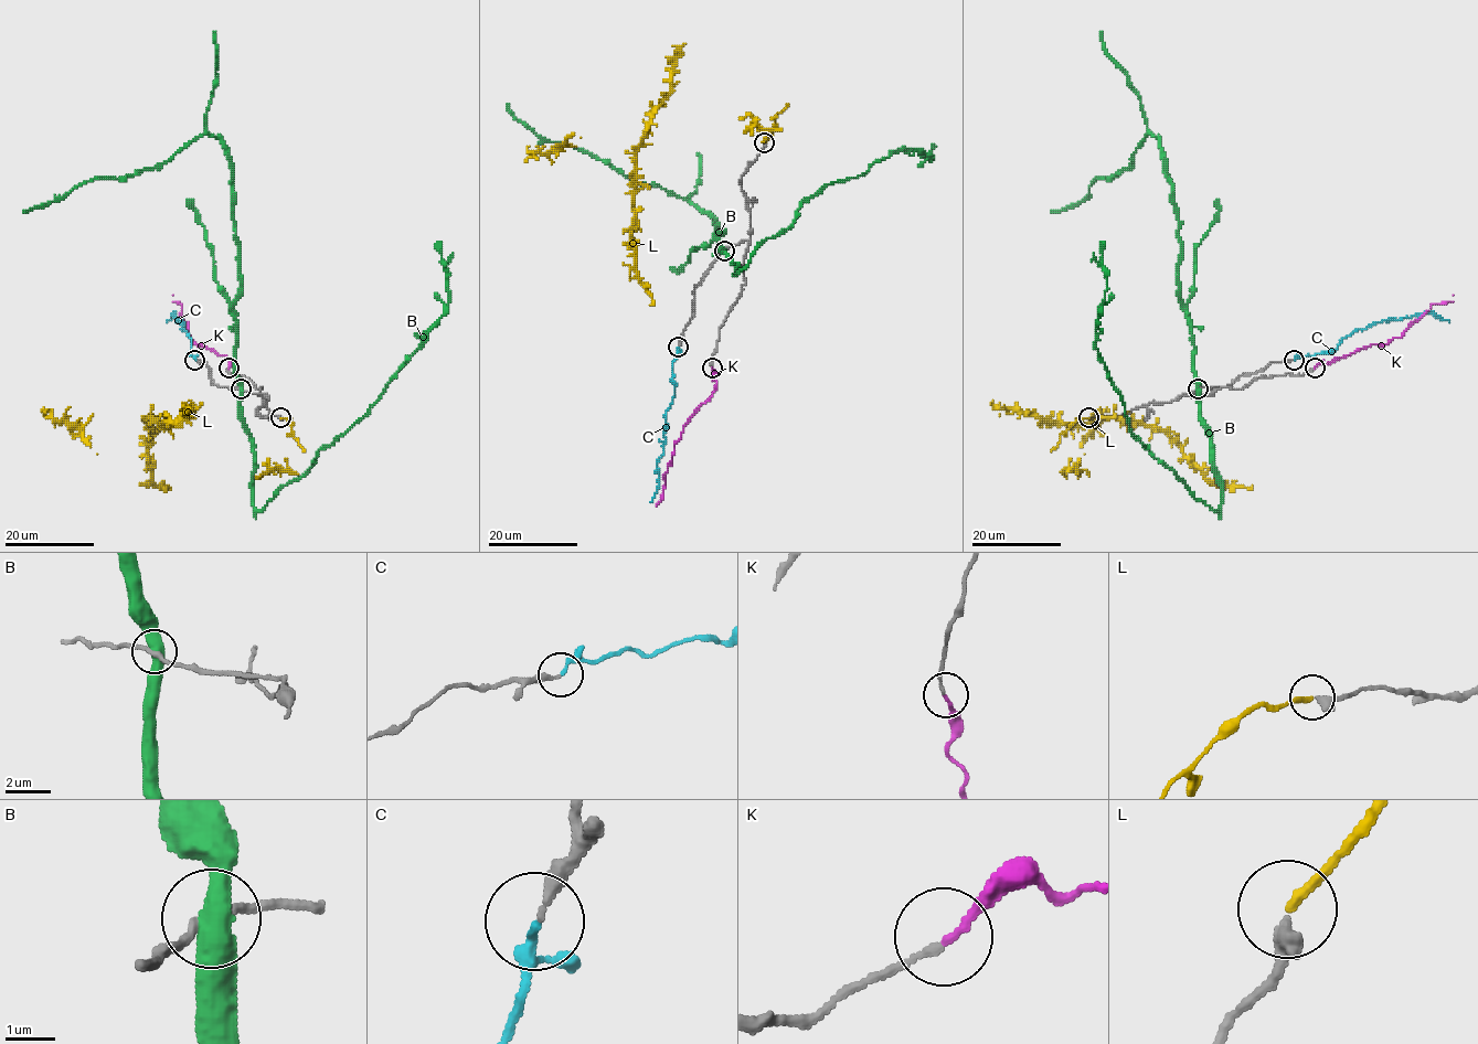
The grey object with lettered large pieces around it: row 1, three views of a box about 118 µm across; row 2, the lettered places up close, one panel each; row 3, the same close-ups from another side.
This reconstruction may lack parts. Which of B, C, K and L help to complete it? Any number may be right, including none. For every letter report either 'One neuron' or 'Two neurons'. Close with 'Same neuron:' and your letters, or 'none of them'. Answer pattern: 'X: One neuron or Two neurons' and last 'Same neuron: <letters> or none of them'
B: Two neurons
C: One neuron
K: One neuron
L: One neuron
Same neuron: C, K, L

